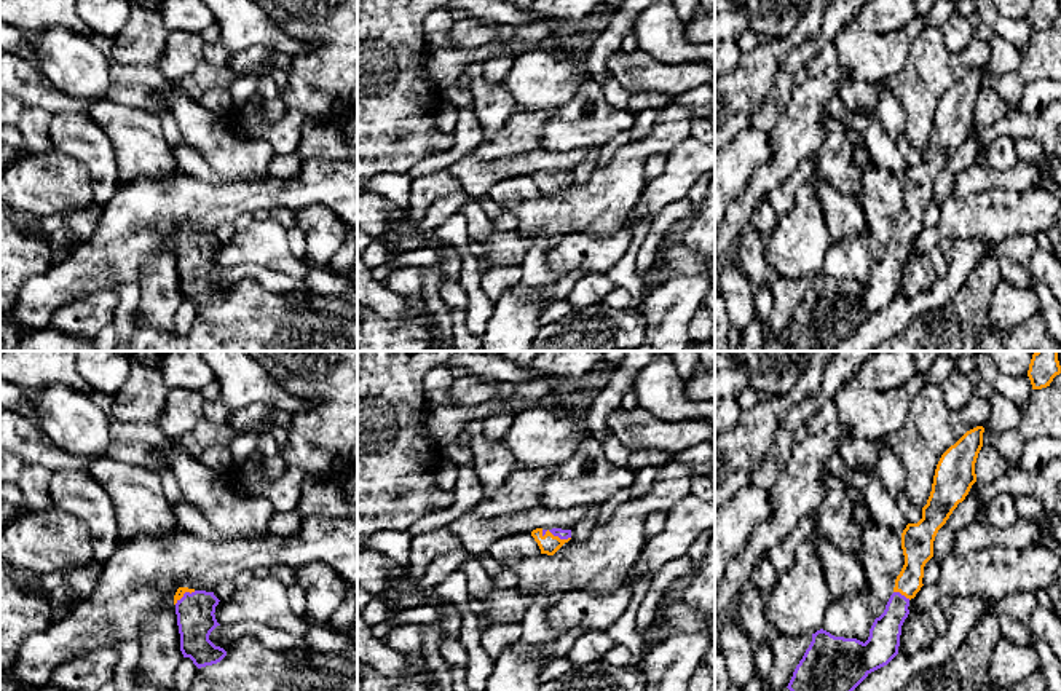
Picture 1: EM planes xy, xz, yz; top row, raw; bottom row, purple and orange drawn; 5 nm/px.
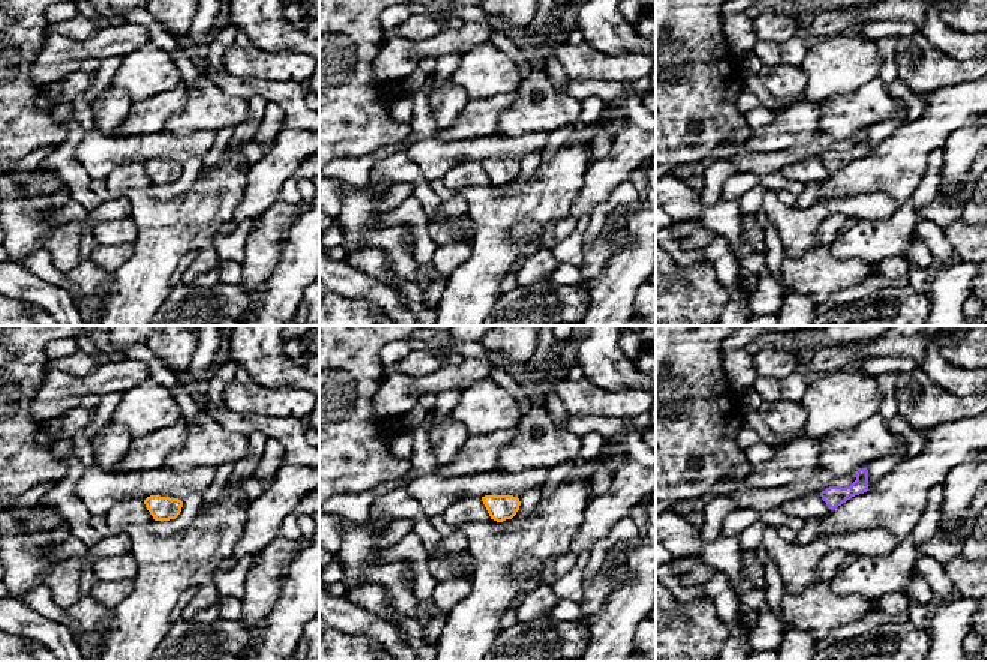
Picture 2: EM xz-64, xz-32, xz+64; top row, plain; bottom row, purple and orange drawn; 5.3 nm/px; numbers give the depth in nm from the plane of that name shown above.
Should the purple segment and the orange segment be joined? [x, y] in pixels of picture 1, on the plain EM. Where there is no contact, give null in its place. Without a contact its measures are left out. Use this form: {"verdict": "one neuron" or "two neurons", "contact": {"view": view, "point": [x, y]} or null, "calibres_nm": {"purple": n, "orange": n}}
{"verdict": "one neuron", "contact": {"view": "xz", "point": [556, 177]}, "calibres_nm": {"purple": 50, "orange": 100}}

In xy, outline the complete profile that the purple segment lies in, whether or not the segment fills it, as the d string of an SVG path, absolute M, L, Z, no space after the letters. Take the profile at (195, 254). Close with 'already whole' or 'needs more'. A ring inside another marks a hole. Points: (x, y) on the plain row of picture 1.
M179 230L174 238L180 294L198 311L217 306L227 298L223 290L209 282L211 274L220 268L214 257L219 244L214 235L188 230Z; needs more

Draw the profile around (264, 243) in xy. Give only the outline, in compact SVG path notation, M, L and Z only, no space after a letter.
M271 217L254 220L246 230L236 231L230 243L219 244L214 257L220 268L250 263L297 279L305 279L313 270L306 259L292 254L287 230Z

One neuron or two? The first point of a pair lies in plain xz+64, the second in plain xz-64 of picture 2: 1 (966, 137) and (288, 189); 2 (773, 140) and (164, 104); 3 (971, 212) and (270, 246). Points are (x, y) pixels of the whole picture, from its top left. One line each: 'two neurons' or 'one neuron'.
1: two neurons
2: one neuron
3: two neurons

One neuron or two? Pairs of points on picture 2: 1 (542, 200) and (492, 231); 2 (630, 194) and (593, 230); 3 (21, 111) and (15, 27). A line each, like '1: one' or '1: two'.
1: one
2: one
3: one

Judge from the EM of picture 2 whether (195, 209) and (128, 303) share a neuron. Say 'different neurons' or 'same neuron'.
same neuron

